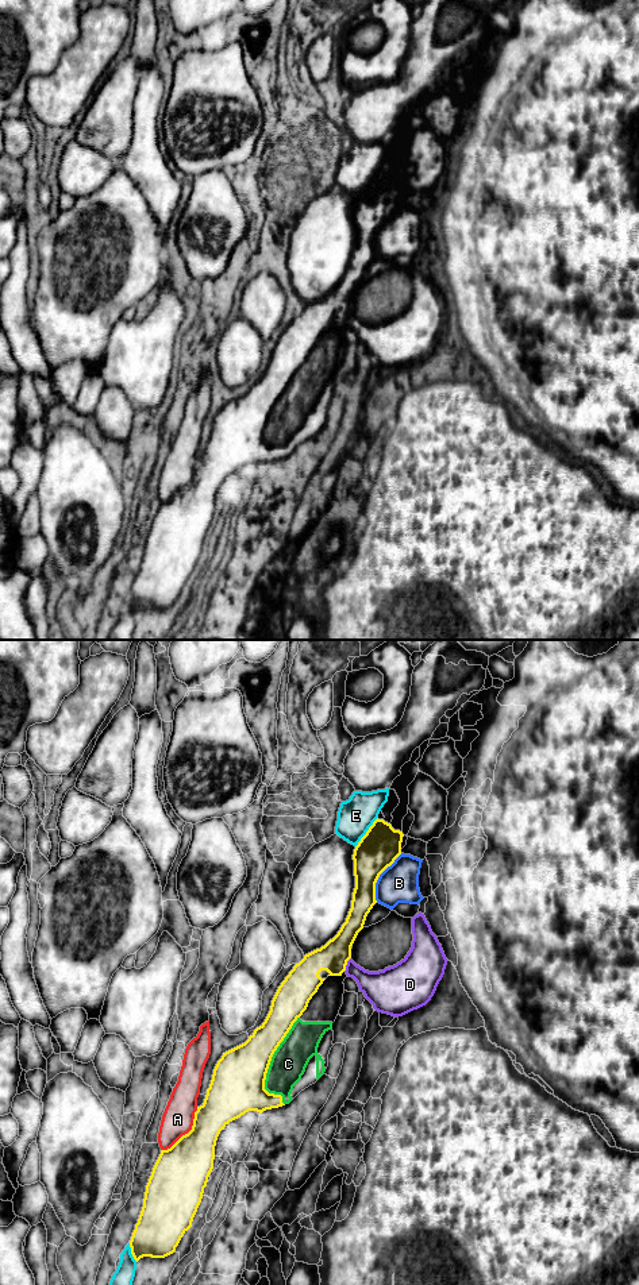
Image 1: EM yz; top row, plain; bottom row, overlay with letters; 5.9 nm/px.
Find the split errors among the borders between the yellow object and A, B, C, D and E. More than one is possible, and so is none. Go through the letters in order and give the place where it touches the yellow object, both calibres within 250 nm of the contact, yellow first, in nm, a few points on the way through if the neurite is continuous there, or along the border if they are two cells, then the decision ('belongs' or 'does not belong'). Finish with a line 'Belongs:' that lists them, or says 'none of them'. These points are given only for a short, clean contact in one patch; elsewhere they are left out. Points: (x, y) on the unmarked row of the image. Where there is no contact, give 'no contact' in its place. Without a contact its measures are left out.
A: yz (188, 485) | 320/190 nm | does not belong
B: yz (378, 228) | 240/240 nm | along yz (401, 205), (380, 227), (376, 235), (376, 254) | does not belong
C: yz (269, 416) | 320/220 nm | belongs
D: yz (346, 316) | 180/200 nm | along yz (350, 309), (345, 321) | does not belong
E: yz (366, 184) | 240/220 nm | does not belong
Belongs: C

